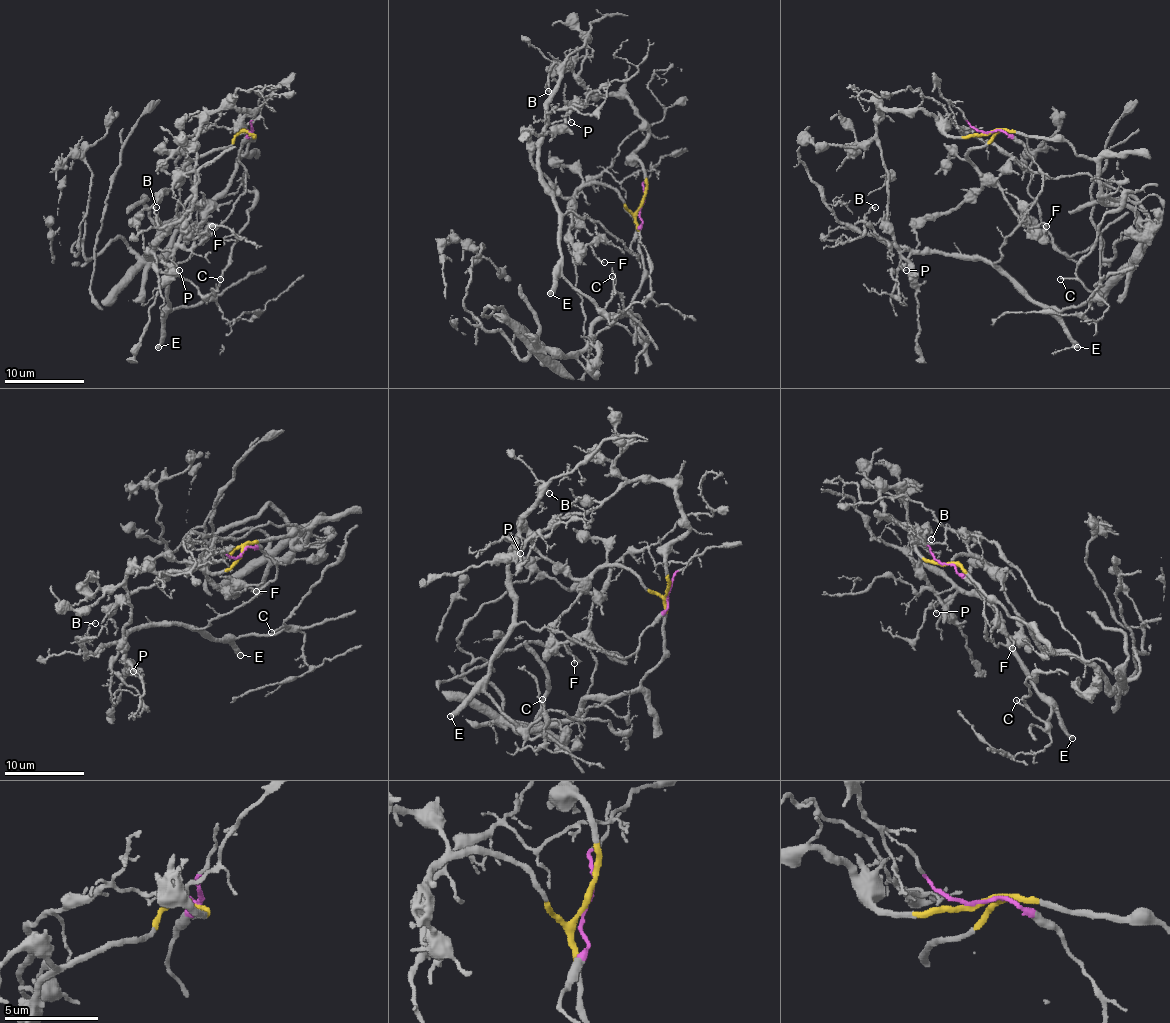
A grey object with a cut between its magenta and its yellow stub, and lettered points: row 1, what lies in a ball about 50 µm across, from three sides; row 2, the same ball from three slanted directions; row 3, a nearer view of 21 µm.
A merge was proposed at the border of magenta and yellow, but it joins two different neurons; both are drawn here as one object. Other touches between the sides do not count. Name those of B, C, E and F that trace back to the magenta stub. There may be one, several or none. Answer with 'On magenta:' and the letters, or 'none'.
On magenta: B, C, E

